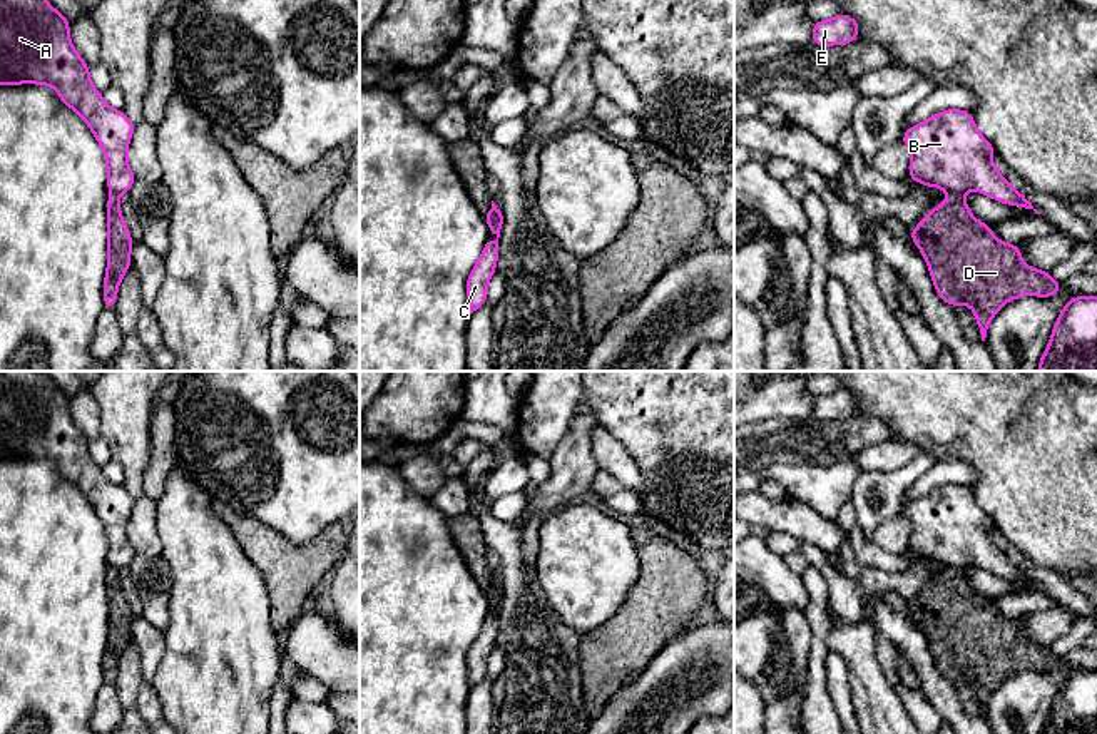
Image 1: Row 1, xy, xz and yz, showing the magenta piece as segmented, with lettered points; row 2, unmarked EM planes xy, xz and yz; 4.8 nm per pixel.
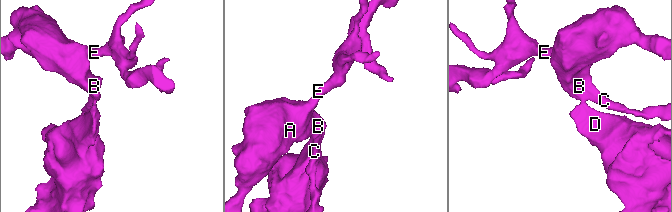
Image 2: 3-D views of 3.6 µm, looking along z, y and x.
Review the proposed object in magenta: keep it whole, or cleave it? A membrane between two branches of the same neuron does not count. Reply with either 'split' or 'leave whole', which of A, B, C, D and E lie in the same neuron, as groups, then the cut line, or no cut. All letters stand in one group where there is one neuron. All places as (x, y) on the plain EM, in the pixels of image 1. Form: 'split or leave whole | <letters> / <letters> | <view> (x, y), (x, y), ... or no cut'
split | A B C E / D | yz (949, 565), (962, 569)

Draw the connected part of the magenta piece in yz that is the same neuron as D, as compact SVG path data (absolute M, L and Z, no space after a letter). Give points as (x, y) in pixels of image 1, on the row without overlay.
M948 567L945 577L928 585L926 592L911 602L911 615L921 625L938 670L950 680L968 679L977 691L982 716L995 687L1020 670L1055 670L1062 657L1052 654L1050 645L1028 642L1018 619L998 615L990 600L975 594L963 568Z

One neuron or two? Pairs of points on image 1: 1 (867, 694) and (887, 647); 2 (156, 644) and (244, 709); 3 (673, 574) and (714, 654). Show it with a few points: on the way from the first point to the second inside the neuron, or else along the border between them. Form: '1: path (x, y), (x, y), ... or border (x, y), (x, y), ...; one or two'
1: border (875, 631), (875, 654), (885, 677), (898, 696); two
2: border (163, 632), (164, 654), (151, 683); two
3: border (693, 624), (661, 647); two

